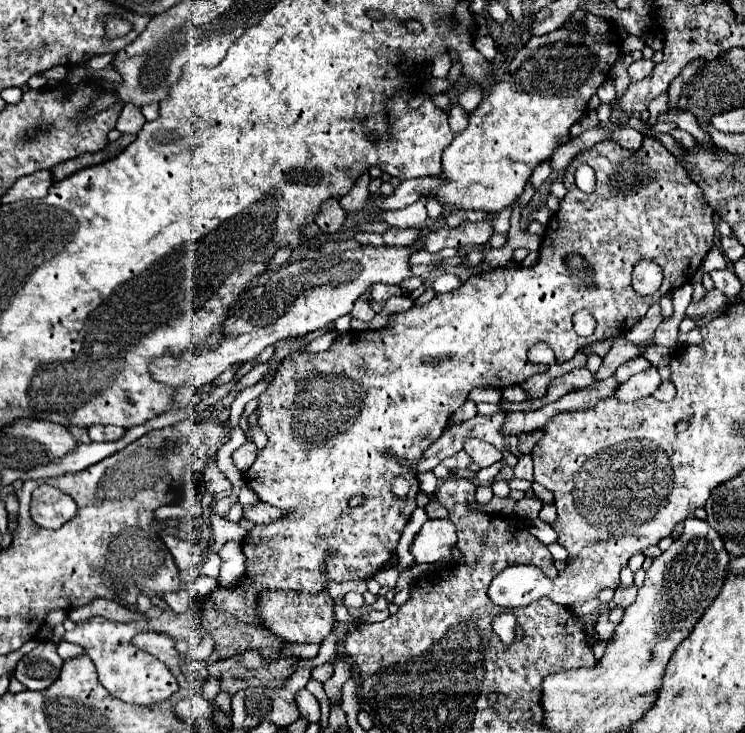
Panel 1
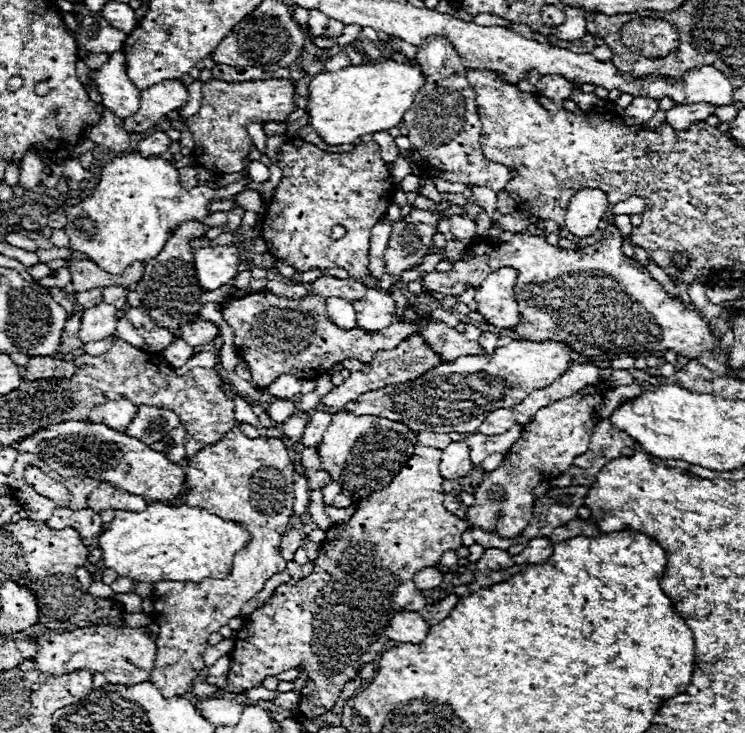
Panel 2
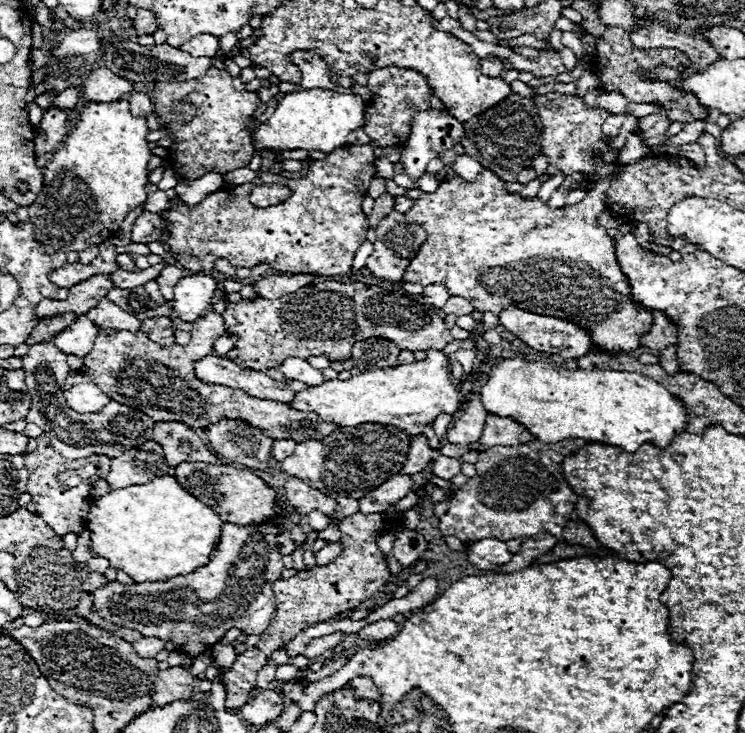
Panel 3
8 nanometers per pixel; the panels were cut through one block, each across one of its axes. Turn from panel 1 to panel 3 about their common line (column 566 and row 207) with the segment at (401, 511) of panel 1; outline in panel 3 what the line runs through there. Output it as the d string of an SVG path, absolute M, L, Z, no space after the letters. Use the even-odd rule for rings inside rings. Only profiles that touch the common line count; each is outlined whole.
M342 146L324 160L316 160L308 168L308 176L300 180L284 178L280 174L266 172L262 178L254 182L246 182L240 186L224 186L224 190L210 192L200 204L188 208L180 198L172 198L172 206L160 216L166 220L166 244L168 252L176 256L182 268L190 272L212 272L216 258L226 258L236 268L252 268L256 264L268 264L278 272L314 272L314 276L340 276L352 270L352 258L356 250L366 240L368 220L362 214L362 200L366 198L366 190L370 180L376 176L376 156L374 150L364 146ZM262 184L286 184L292 190L292 196L272 208L256 208L250 204L250 192L254 186Z

